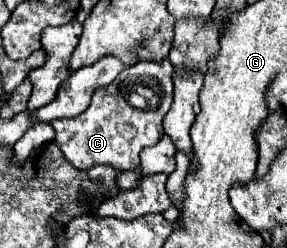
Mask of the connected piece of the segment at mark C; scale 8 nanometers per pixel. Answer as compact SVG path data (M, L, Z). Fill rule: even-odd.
M164 59L162 63L152 63L152 61L140 61L136 65L126 67L110 85L94 91L90 107L80 113L78 117L72 119L54 119L50 125L56 131L56 143L66 155L66 159L76 167L76 169L90 169L94 165L112 165L118 169L136 169L140 165L140 151L148 145L156 145L160 137L164 135L162 129L162 117L172 105L172 75L174 69L170 67L170 61ZM132 95L138 95L144 99L144 103L138 107L138 103L130 103Z

